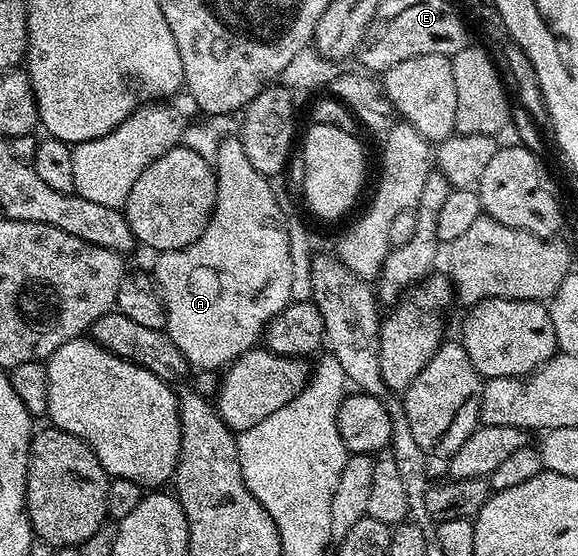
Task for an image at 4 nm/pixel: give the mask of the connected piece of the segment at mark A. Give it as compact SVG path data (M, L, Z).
M227 135L219 141L212 168L216 177L216 203L212 215L208 219L208 227L204 227L204 231L200 235L200 239L196 239L196 243L192 243L183 249L158 253L156 257L158 262L155 263L154 269L152 268L154 283L158 287L158 293L162 296L162 302L166 308L166 328L164 332L172 339L172 343L176 343L176 347L180 347L180 351L186 356L187 366L198 371L221 370L223 367L229 366L230 362L235 361L240 355L244 355L248 350L255 348L263 340L266 324L276 315L280 315L280 311L284 311L284 307L290 304L292 295L292 258L289 254L288 227L286 225L288 213L282 210L282 205L278 202L273 187L270 186L273 185L271 178L266 177L260 171L256 171L256 167L252 167L248 155L244 155L241 140L234 135Z

